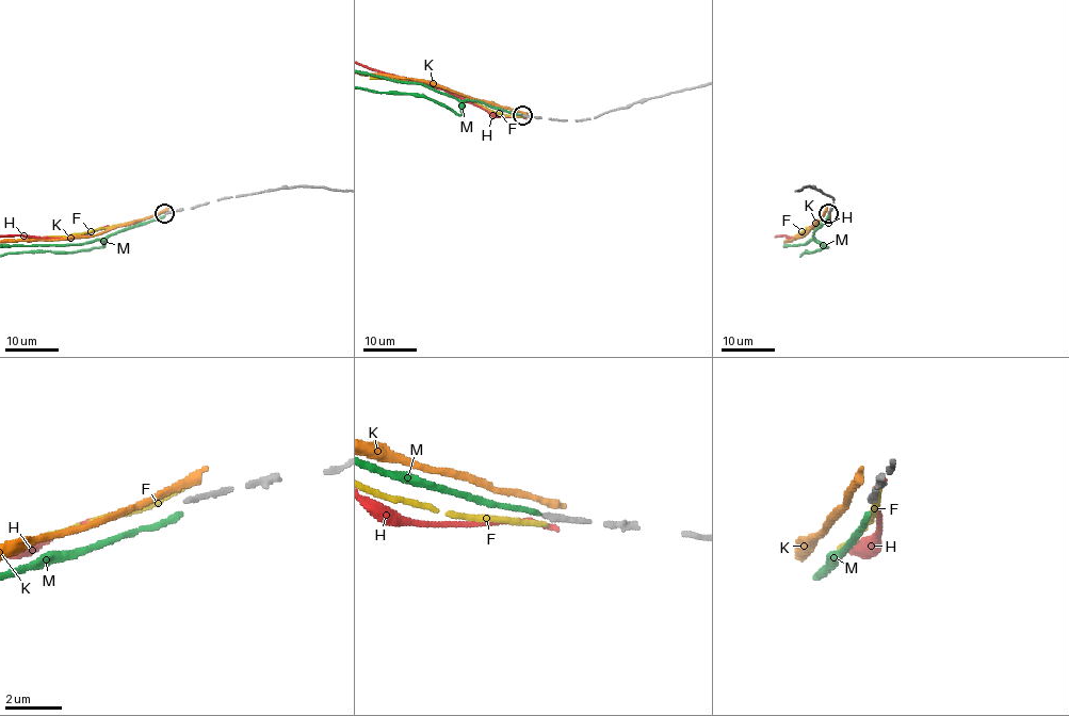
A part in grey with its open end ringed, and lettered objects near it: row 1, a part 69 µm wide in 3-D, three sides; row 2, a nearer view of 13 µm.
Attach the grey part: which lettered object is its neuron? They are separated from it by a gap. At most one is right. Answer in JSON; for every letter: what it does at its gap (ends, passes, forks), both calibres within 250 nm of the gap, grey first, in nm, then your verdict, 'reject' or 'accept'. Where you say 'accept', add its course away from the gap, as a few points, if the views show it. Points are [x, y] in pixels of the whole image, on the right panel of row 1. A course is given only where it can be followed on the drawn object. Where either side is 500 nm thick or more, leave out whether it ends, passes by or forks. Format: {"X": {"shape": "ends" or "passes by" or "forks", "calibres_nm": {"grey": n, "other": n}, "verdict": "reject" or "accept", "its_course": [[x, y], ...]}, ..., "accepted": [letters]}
{"F": {"shape": "ends", "calibres_nm": {"grey": 170, "other": 200}, "verdict": "reject"}, "H": {"shape": "ends", "calibres_nm": {"grey": 170, "other": 200}, "verdict": "reject"}, "K": {"shape": "ends", "calibres_nm": {"grey": 170, "other": 360}, "verdict": "reject"}, "M": {"shape": "ends", "calibres_nm": {"grey": 170, "other": 190}, "verdict": "reject"}, "accepted": []}

